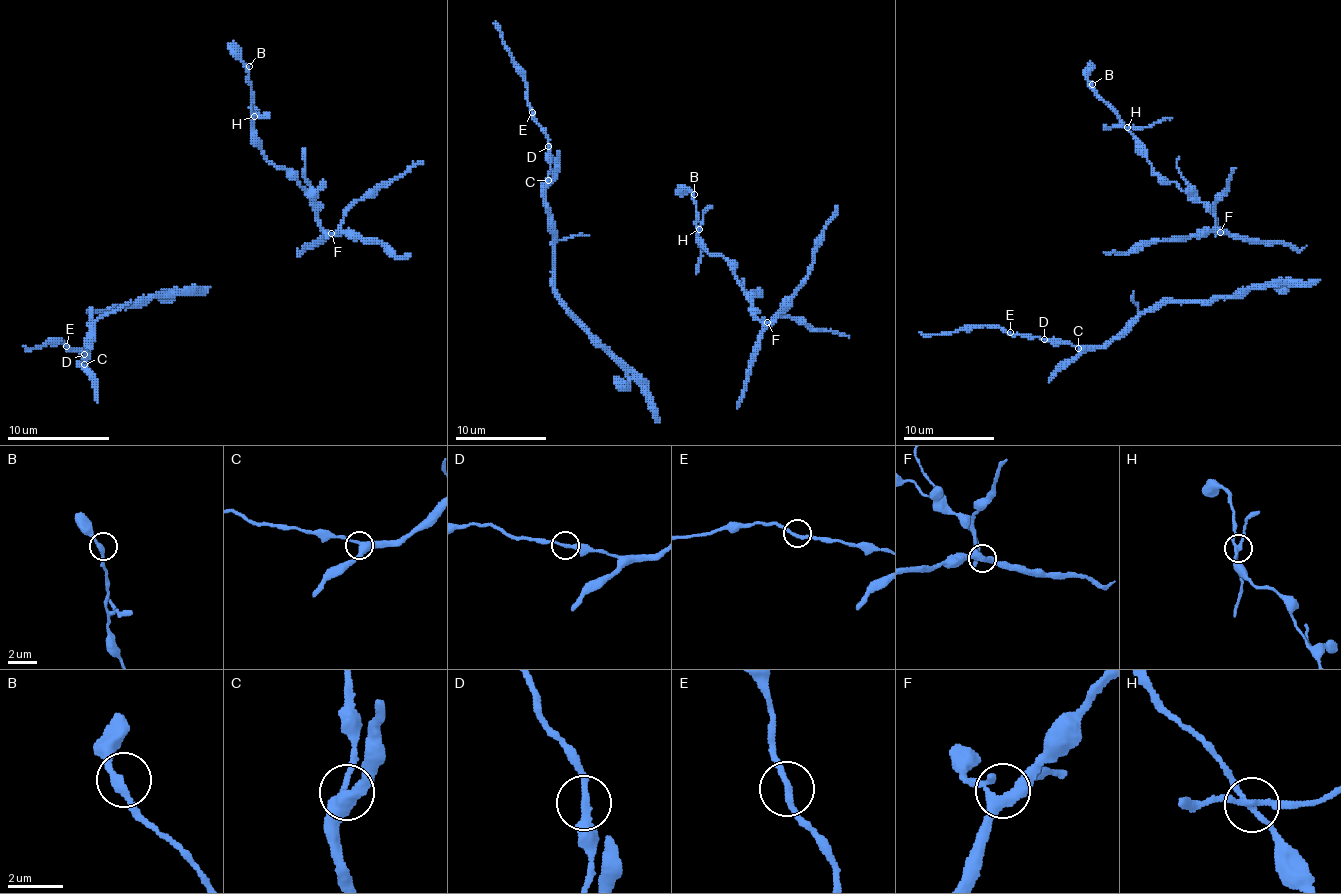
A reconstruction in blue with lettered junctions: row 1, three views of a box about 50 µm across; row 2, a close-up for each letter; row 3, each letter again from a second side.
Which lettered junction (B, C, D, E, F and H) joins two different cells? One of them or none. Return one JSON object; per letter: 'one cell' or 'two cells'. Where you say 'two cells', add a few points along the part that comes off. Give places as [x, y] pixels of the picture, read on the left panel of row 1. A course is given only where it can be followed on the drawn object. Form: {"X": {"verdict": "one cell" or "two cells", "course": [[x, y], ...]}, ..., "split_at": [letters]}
{"B": {"verdict": "one cell"}, "C": {"verdict": "one cell"}, "D": {"verdict": "one cell"}, "E": {"verdict": "one cell"}, "F": {"verdict": "one cell"}, "H": {"verdict": "two cells"}, "split_at": ["H"]}

